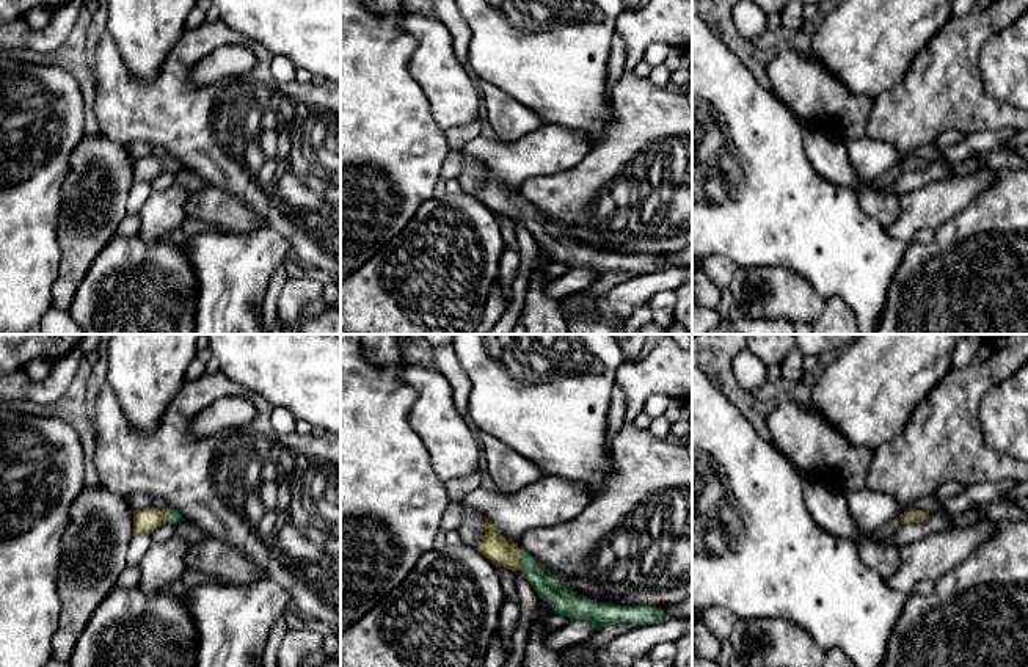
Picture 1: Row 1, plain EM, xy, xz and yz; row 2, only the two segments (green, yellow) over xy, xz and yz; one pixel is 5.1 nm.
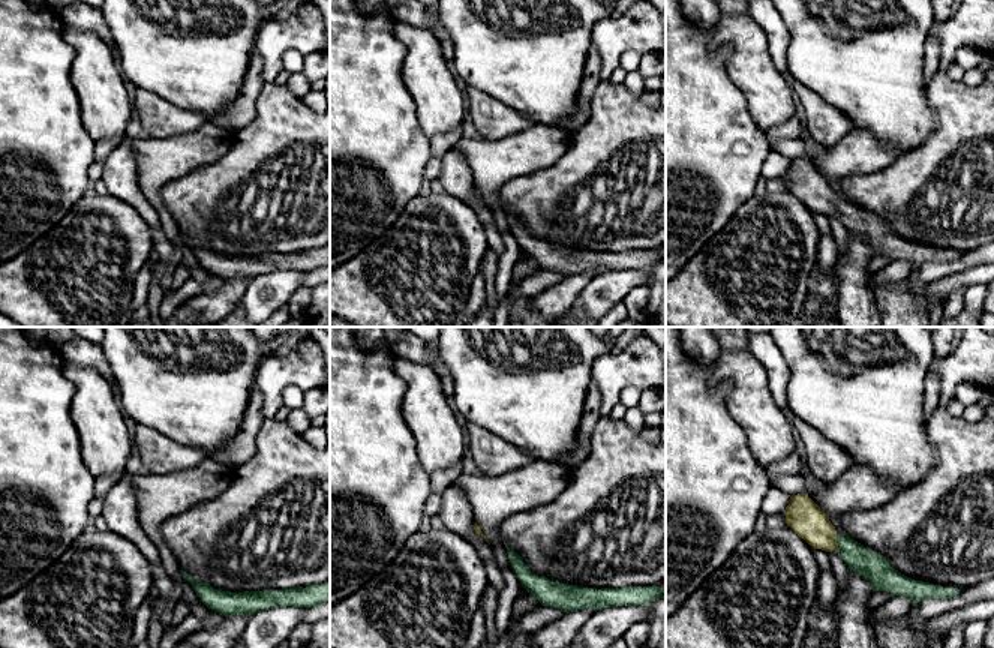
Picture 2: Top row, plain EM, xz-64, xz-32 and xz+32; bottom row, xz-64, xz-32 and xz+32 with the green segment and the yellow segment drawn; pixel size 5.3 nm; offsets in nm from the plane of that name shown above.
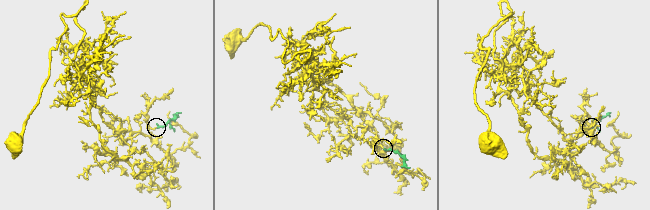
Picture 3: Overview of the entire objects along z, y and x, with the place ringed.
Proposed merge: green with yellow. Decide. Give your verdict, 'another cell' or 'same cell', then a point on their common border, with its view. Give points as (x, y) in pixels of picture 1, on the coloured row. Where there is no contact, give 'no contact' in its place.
same cell; contact xz (520, 559)

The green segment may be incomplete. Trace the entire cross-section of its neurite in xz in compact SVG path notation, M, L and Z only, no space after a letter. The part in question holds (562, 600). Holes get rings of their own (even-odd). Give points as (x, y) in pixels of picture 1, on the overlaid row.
M487 516L485 537L477 551L496 567L504 567L512 571L519 570L523 578L534 587L538 598L546 601L554 614L565 615L570 621L587 620L596 629L601 629L611 623L647 626L673 618L664 615L661 607L618 606L578 595L568 585L563 585L556 574L537 562L529 552L521 551L518 543L505 540Z

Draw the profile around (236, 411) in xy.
M223 397L198 413L190 432L196 436L209 436L229 428L248 427L256 417L256 408L246 397Z

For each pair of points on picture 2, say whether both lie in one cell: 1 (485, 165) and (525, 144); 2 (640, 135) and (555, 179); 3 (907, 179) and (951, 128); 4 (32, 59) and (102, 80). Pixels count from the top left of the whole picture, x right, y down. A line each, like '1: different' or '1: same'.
1: same
2: same
3: same
4: different

